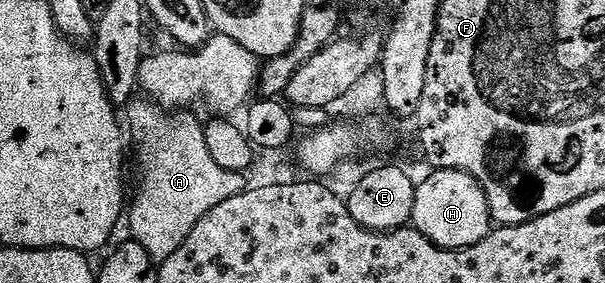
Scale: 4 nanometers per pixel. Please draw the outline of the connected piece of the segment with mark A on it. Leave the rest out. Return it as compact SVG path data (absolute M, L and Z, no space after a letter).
M135 98L125 108L125 124L130 139L132 136L139 147L139 160L143 163L139 197L129 208L130 235L145 246L152 260L162 262L177 254L193 226L197 226L213 206L221 206L225 198L244 191L244 177L233 170L221 170L221 166L213 162L213 154L209 154L209 146L205 146L204 125L187 112L170 116L161 105Z

